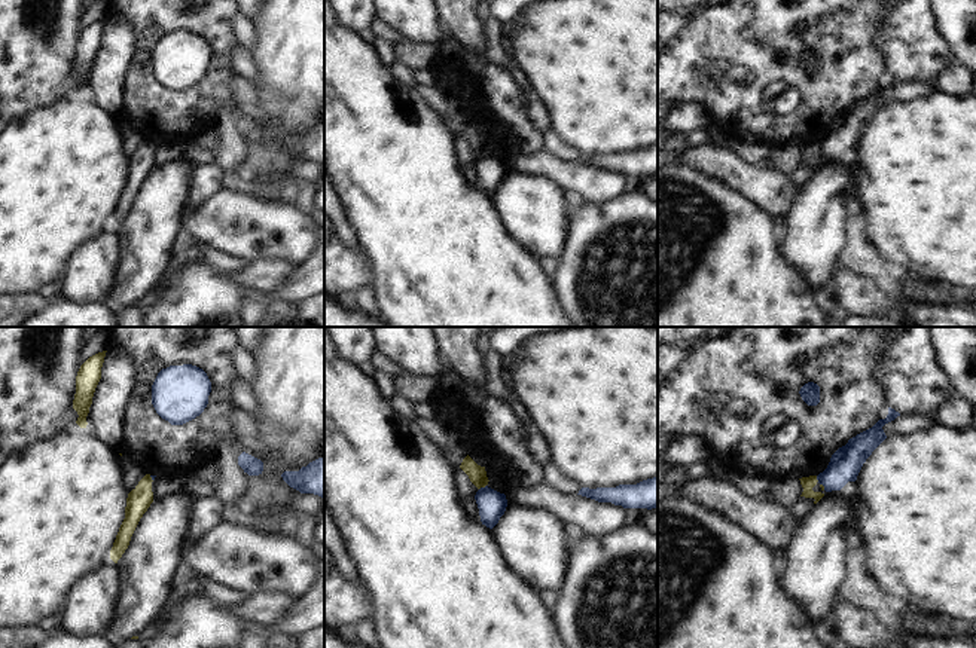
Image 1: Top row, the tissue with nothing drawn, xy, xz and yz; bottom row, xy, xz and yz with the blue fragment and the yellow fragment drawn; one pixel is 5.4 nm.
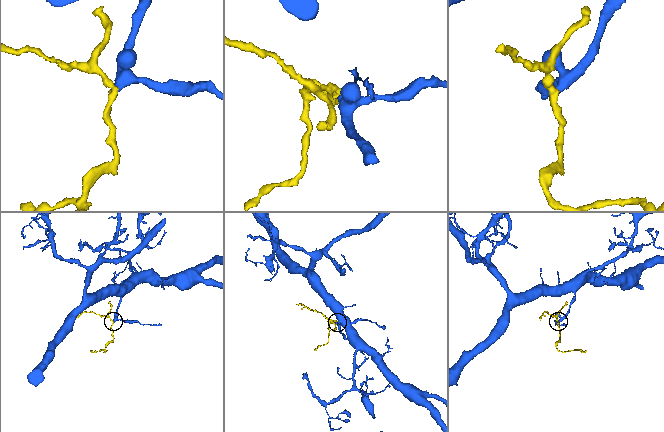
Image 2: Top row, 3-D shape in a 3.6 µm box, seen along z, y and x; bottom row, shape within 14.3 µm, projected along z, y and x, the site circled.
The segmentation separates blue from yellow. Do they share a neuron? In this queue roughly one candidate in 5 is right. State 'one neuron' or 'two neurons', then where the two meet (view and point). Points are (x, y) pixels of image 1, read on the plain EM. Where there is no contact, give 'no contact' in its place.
two neurons | xz (482, 155)

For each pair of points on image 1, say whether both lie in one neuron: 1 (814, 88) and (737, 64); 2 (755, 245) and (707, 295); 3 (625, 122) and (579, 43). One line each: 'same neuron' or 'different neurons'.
1: same neuron
2: same neuron
3: same neuron

